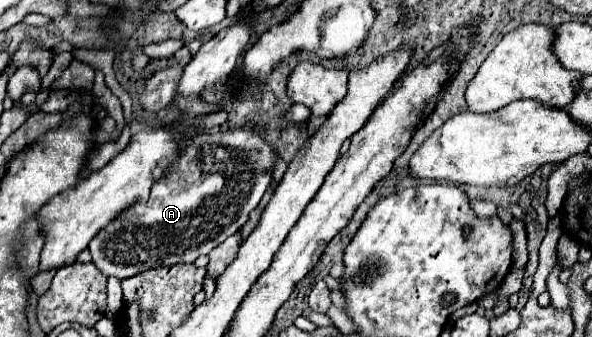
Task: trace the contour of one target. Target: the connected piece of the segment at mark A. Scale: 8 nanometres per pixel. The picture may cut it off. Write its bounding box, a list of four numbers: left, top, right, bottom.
[89,129,273,279]

